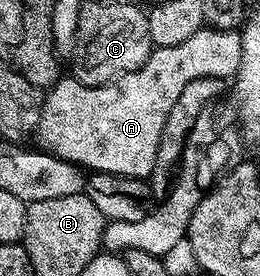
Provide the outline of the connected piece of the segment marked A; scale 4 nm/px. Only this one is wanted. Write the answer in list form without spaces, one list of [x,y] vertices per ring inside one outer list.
[[[205,28],[194,32],[190,40],[174,44],[174,48],[155,47],[140,70],[123,74],[115,82],[107,82],[105,86],[87,86],[71,76],[61,77],[60,81],[44,94],[44,107],[40,113],[40,122],[36,126],[35,141],[40,141],[39,145],[47,153],[73,162],[88,172],[151,179],[162,127],[166,125],[166,116],[170,113],[170,108],[174,108],[182,88],[186,88],[190,80],[198,80],[202,76],[235,79],[242,64],[243,47],[244,39],[237,31]]]

